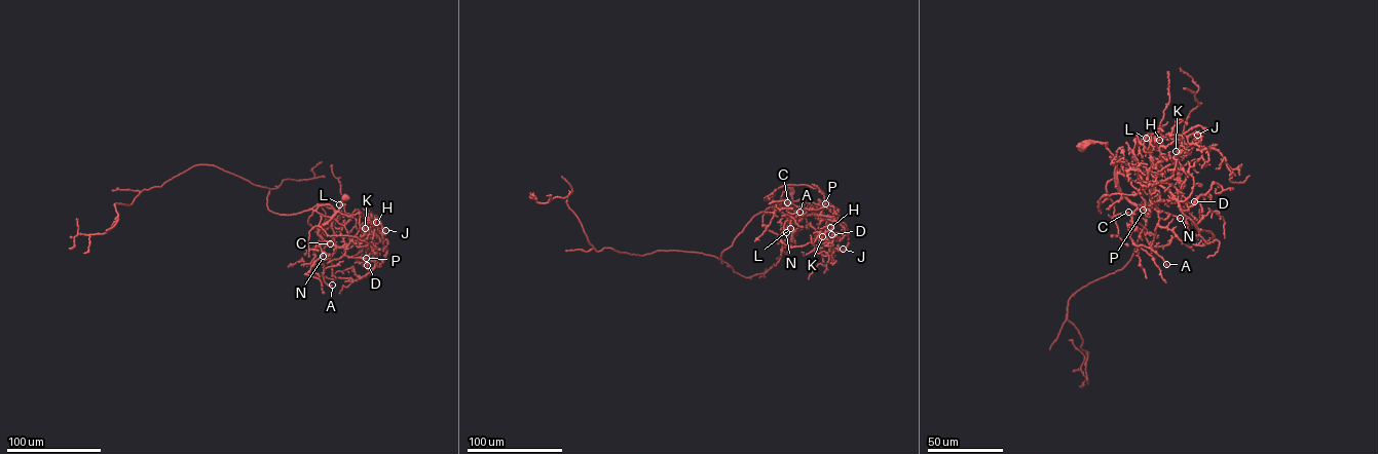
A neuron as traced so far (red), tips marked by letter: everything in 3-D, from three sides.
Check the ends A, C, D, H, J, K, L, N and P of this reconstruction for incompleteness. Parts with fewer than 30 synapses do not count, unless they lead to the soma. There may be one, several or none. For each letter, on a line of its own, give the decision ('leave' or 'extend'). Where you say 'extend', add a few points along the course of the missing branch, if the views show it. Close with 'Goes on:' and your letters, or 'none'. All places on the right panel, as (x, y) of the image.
A: leave
C: leave
D: leave
H: leave
J: leave
K: leave
L: leave
N: leave
P: leave
Goes on: none

